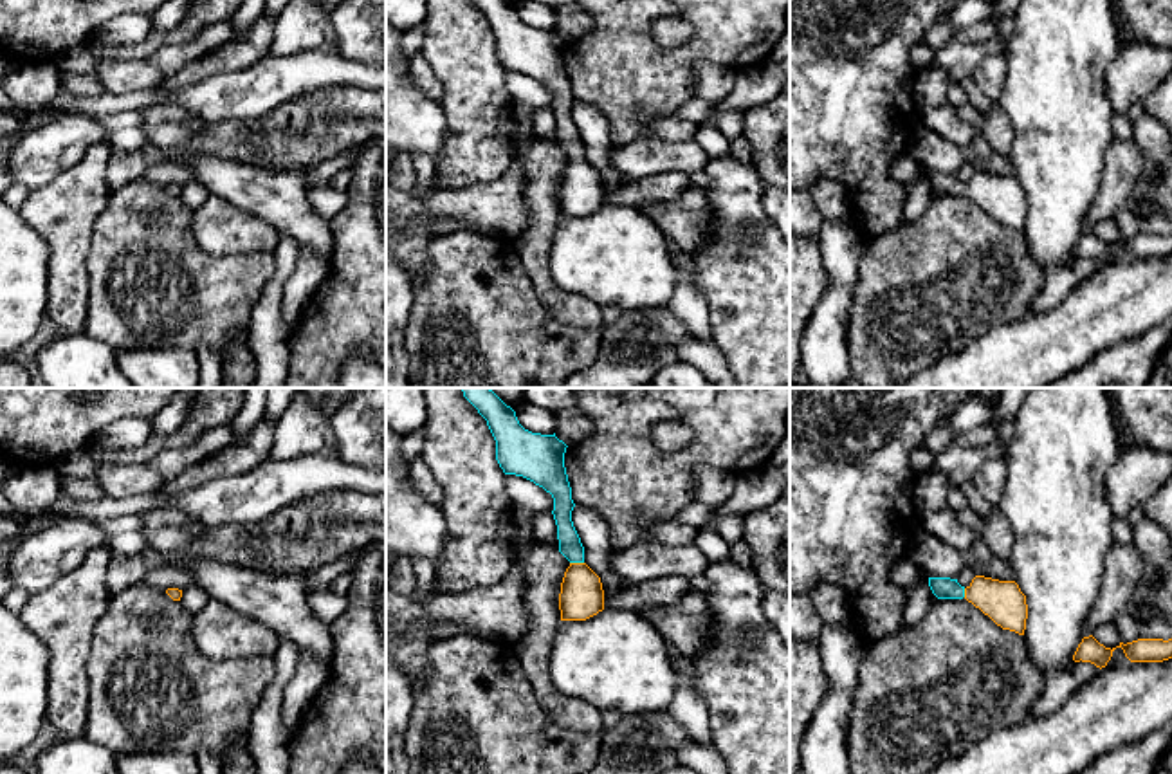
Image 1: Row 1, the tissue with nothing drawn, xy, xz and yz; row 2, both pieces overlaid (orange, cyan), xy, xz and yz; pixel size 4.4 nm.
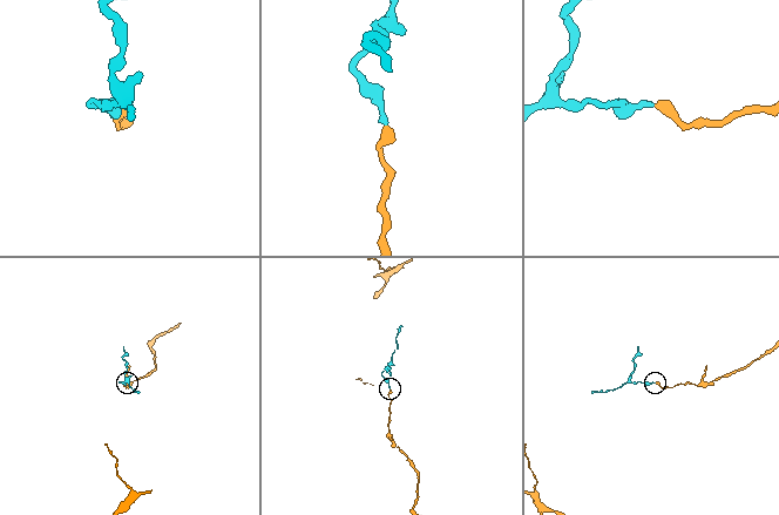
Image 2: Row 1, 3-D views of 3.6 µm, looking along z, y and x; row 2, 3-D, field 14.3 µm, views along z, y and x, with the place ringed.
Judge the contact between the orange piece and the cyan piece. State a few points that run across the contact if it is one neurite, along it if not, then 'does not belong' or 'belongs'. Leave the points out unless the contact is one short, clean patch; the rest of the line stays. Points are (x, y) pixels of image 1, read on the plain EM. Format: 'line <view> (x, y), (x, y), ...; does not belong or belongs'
line xz (581, 192), (577, 159), (570, 143); belongs

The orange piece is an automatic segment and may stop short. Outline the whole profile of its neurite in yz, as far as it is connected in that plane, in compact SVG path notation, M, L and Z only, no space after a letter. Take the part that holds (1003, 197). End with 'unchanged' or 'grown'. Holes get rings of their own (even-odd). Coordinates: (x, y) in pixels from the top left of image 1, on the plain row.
M975 171L965 184L957 175L929 173L929 182L938 195L966 195L1003 226L1024 231L1028 200L1015 177L999 177Z; grown

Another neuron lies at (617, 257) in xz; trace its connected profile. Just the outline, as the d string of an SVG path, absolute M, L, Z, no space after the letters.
M611 204L586 217L561 217L550 274L561 290L620 310L664 307L678 281L658 224L636 206Z

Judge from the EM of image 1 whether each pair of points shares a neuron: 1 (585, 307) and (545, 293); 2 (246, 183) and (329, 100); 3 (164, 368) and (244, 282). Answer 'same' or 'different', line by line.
1: same
2: different
3: different

